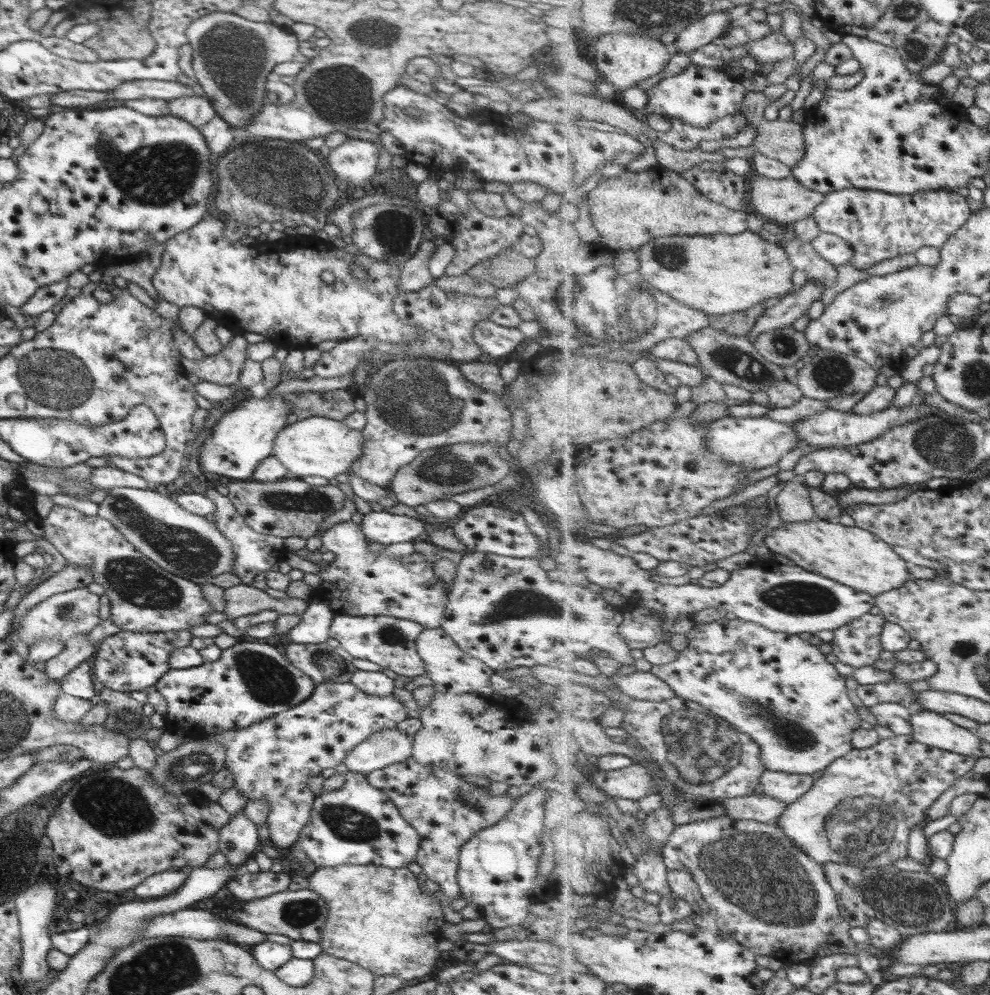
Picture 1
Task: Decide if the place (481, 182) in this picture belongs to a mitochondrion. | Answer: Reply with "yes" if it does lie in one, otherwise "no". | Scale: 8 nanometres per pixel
no

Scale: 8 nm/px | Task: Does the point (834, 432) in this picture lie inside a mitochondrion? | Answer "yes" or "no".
no

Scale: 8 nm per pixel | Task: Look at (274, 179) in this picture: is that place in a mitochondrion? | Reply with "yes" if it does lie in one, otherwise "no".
yes

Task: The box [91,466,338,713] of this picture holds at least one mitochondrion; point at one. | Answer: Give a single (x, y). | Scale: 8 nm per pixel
(182, 549)

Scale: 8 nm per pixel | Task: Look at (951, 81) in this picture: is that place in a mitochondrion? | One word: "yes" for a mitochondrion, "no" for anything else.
no

